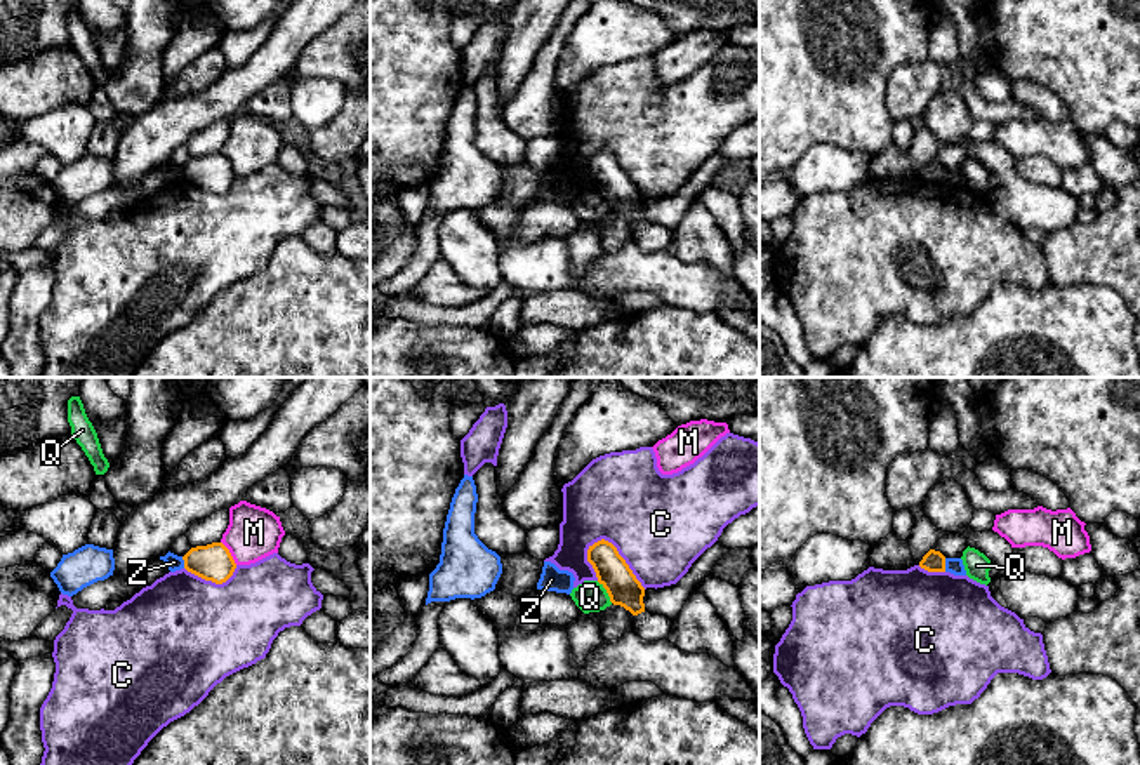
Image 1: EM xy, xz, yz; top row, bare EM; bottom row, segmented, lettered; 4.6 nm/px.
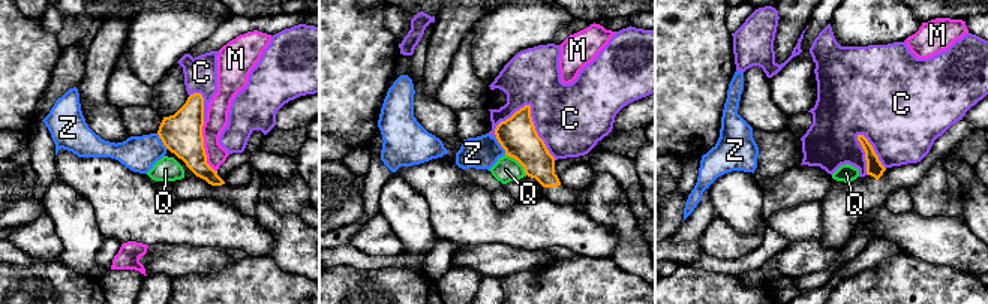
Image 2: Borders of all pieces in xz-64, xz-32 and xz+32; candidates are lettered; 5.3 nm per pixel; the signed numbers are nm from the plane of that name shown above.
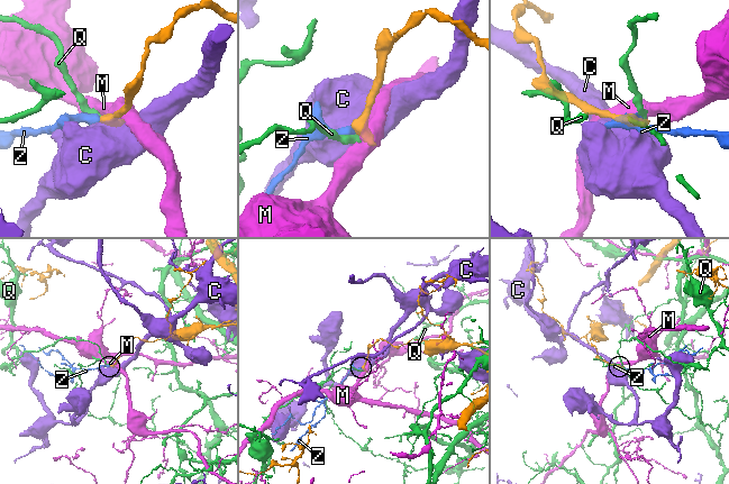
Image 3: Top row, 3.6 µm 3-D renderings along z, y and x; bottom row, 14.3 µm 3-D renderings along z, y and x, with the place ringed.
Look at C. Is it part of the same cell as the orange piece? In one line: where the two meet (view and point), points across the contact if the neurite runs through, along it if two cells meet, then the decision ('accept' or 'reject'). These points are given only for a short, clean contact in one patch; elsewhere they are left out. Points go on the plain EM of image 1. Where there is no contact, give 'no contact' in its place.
meets orange in xz at (619, 166); reject

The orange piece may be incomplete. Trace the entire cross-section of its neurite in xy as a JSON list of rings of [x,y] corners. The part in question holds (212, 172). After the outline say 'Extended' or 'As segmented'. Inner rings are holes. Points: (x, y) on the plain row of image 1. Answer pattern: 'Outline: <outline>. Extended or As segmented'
Outline: [[[222,153],[191,158],[182,170],[188,183],[215,195],[226,193],[236,179],[229,160]]]. As segmented

